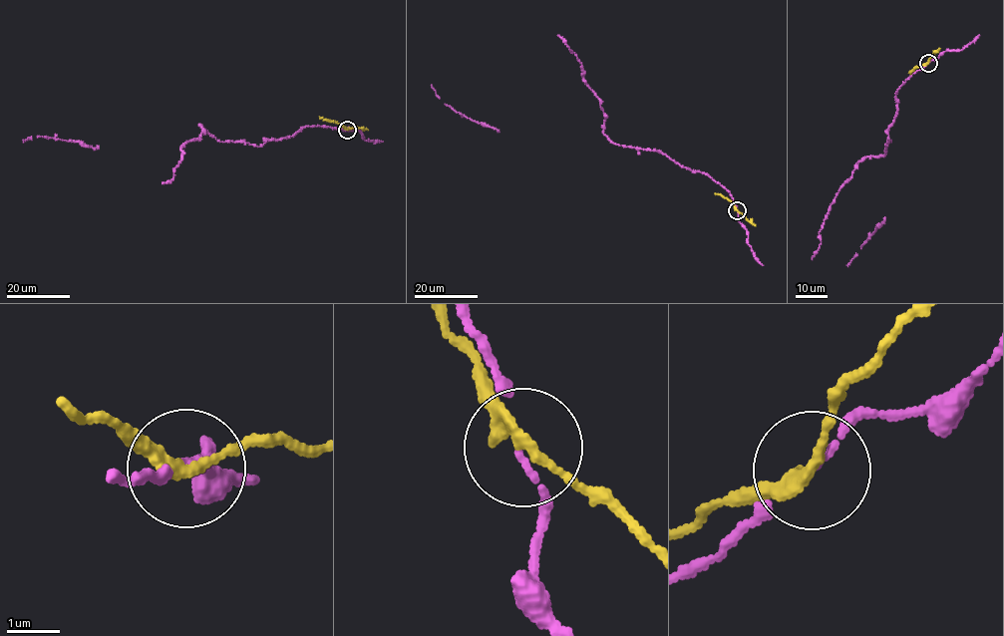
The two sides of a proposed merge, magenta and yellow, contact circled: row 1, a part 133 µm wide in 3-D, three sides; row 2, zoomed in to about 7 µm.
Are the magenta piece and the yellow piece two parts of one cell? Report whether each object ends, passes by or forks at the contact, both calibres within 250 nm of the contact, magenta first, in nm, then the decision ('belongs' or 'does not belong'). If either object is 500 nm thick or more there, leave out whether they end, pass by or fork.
magenta passes by; yellow passes by; calibres 70 and 200 nm; does not belong

